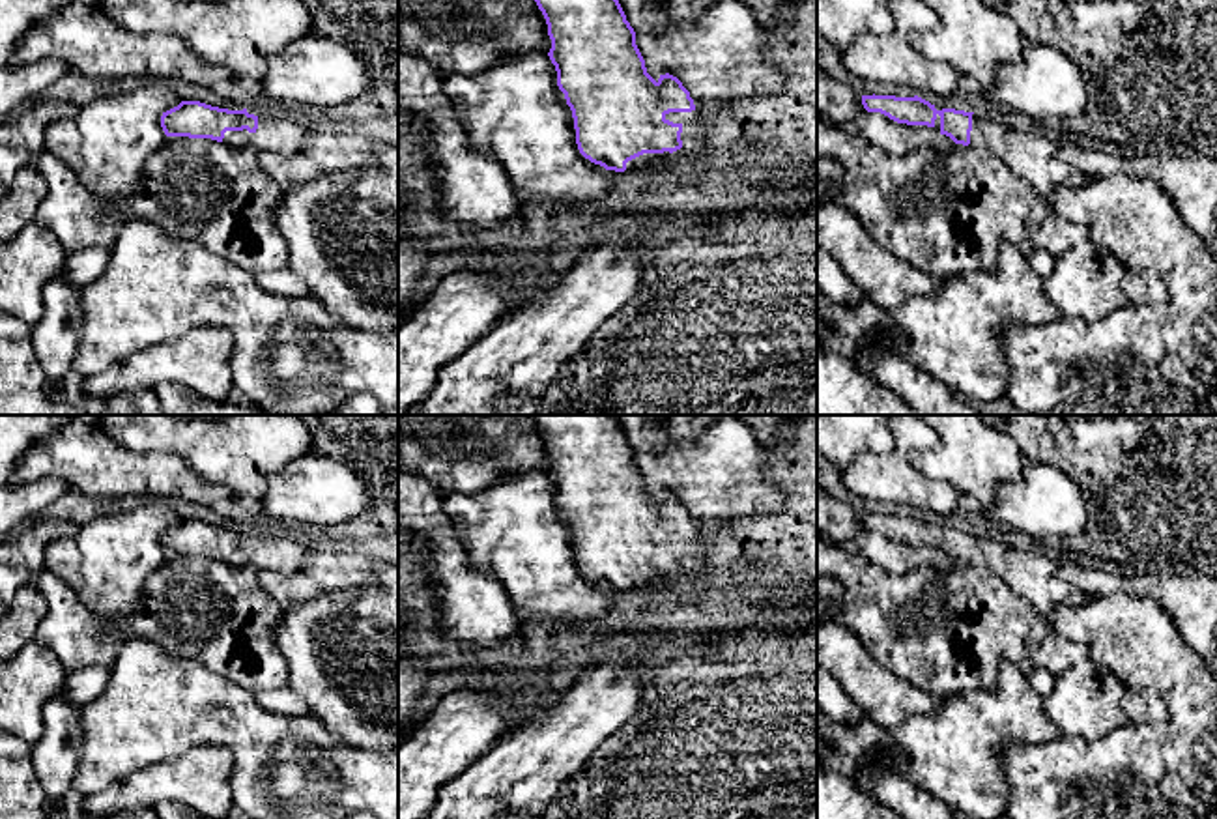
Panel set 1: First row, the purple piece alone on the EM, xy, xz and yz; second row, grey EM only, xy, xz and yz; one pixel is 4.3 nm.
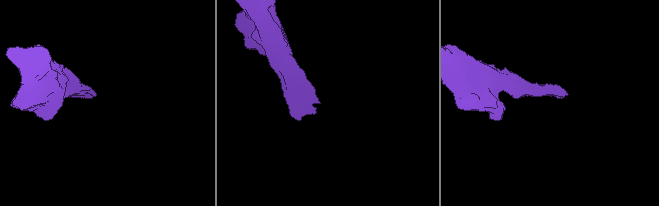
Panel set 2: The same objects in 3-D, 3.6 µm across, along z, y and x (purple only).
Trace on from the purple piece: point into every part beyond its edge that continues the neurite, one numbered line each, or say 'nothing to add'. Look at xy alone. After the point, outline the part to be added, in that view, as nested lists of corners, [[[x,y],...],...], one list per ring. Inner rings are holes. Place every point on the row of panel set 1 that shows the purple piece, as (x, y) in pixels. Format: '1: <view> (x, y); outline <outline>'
1: xy (275, 133); outline [[[269,114],[258,118],[258,129],[254,133],[249,133],[247,129],[226,131],[222,144],[232,148],[265,150],[288,157],[301,150],[312,125],[314,123],[297,116],[284,118],[280,114]]]

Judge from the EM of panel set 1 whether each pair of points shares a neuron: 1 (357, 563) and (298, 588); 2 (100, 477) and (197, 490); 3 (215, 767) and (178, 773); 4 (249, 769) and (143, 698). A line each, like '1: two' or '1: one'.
1: one
2: one
3: one
4: one

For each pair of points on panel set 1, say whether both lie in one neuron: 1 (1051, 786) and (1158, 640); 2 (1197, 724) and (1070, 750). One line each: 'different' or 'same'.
1: same
2: same

